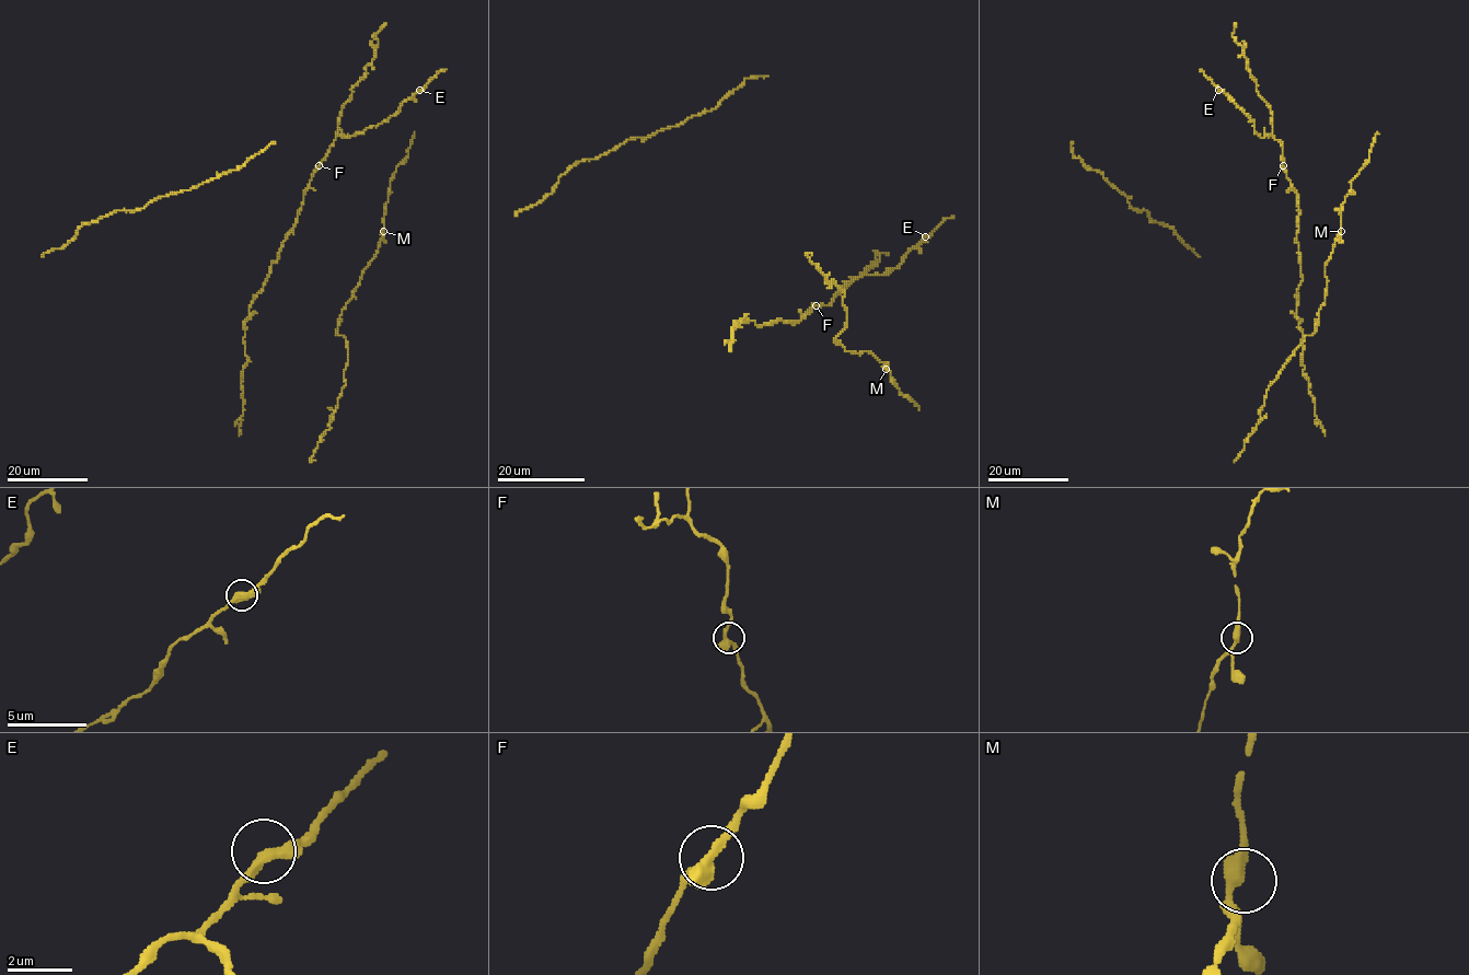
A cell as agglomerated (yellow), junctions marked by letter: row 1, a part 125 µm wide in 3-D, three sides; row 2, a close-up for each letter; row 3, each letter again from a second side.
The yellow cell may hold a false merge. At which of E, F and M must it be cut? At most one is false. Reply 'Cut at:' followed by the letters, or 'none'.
Cut at: none

